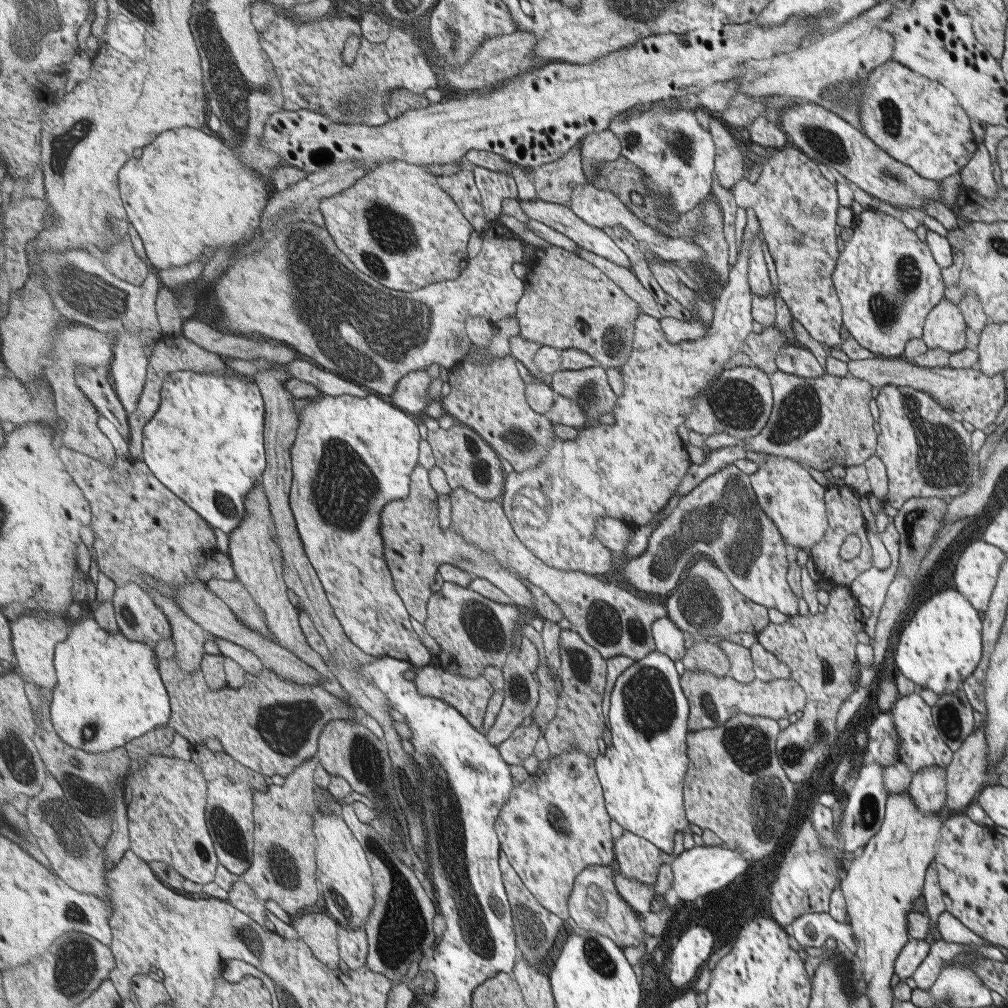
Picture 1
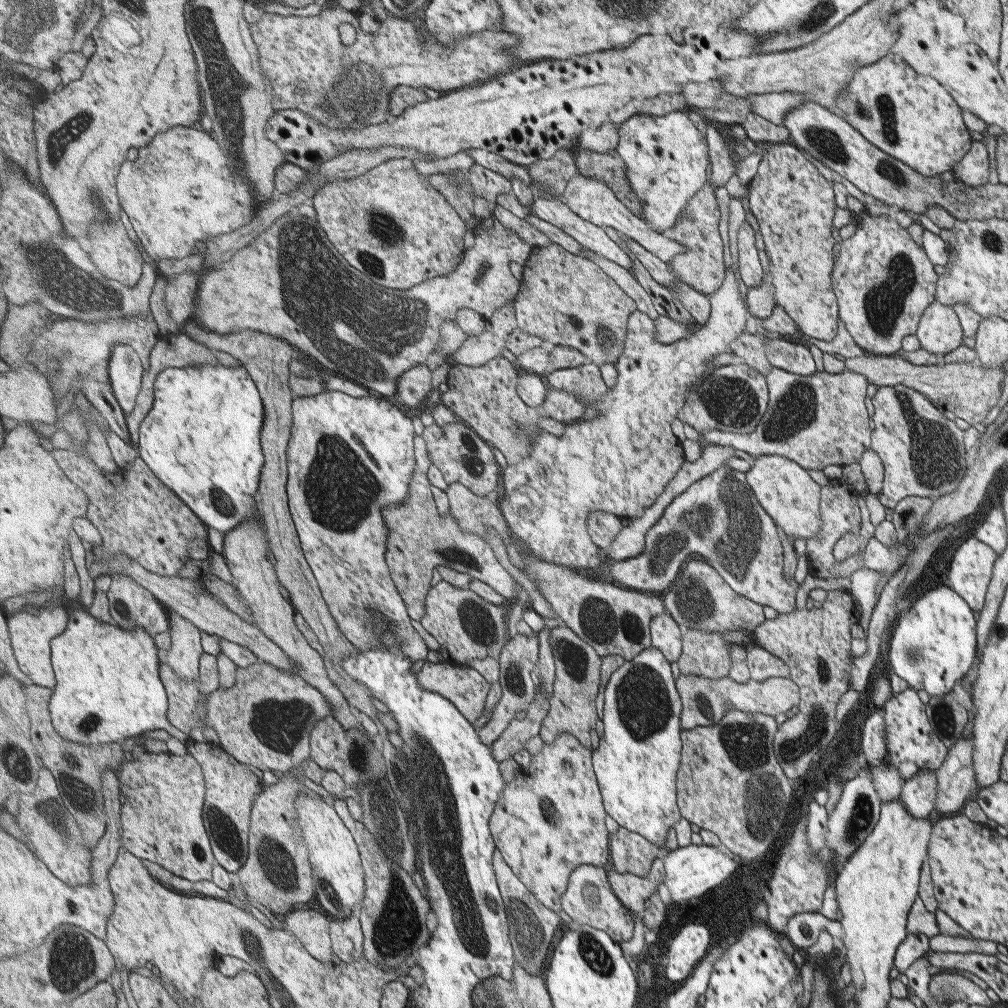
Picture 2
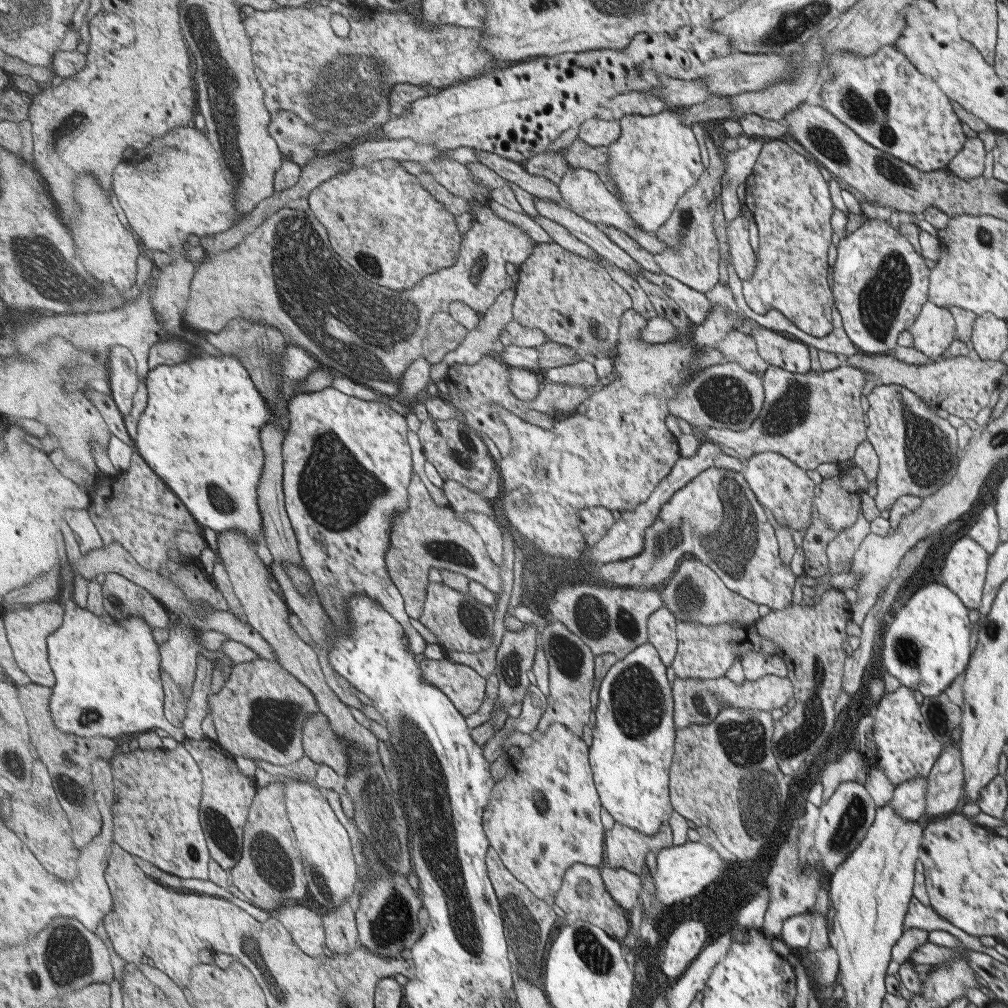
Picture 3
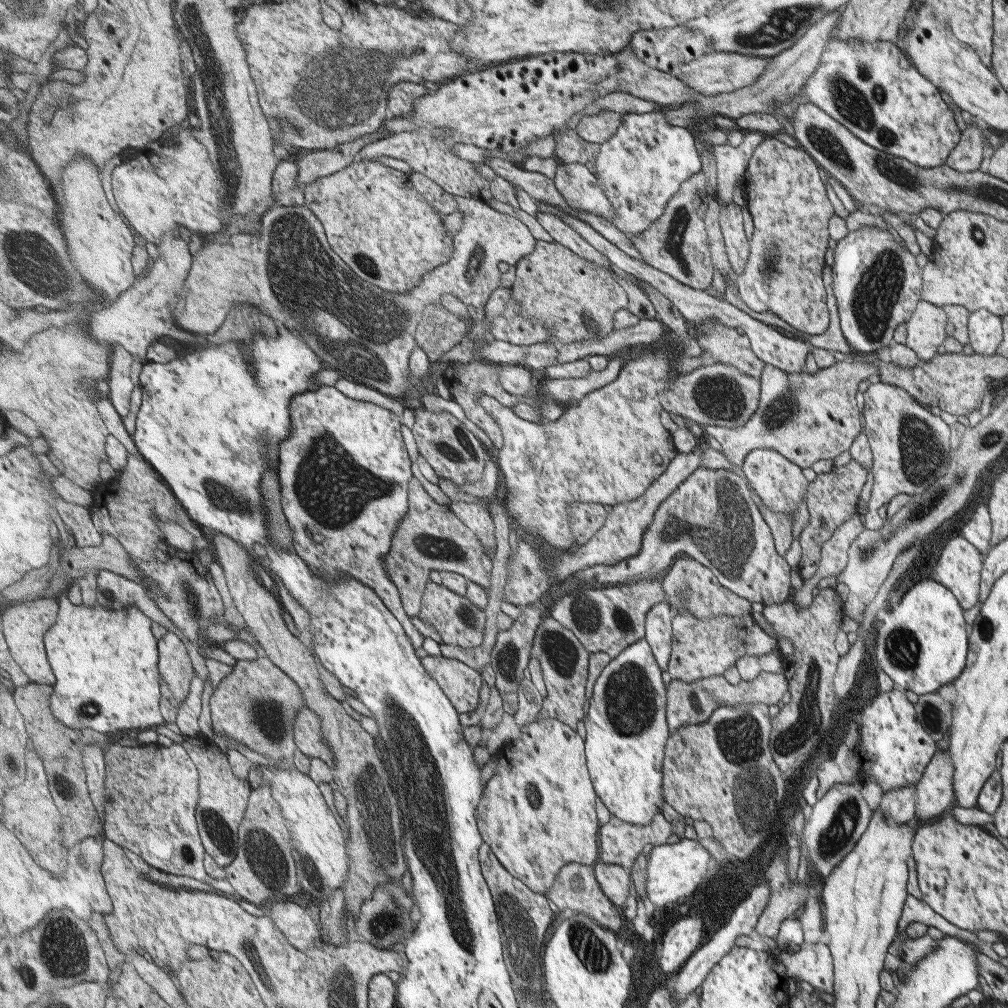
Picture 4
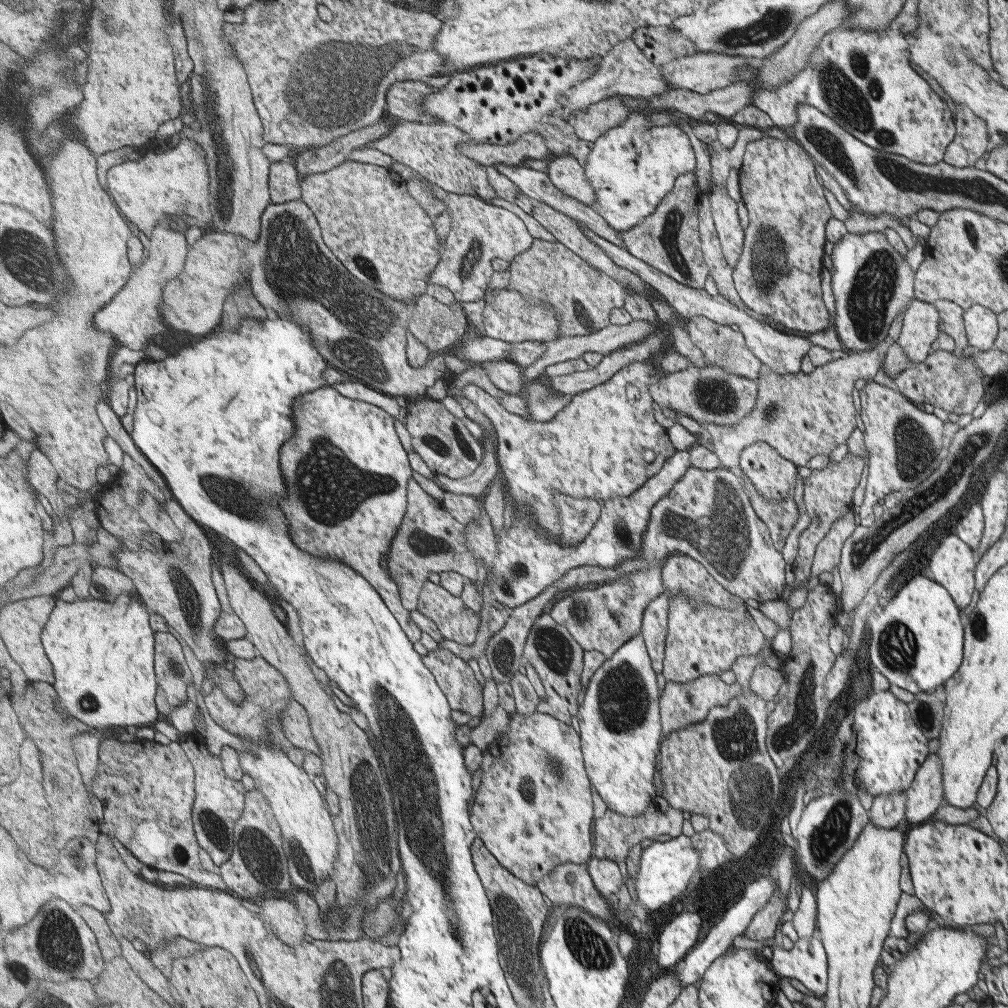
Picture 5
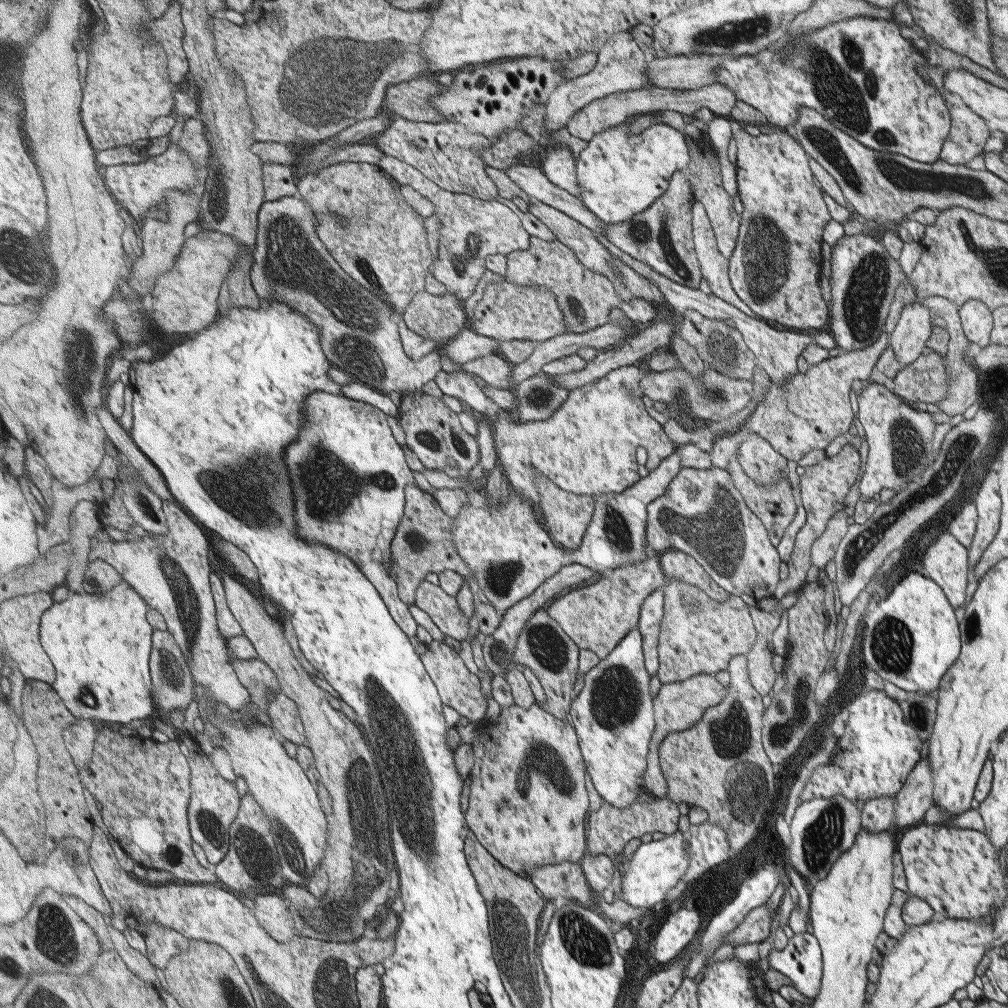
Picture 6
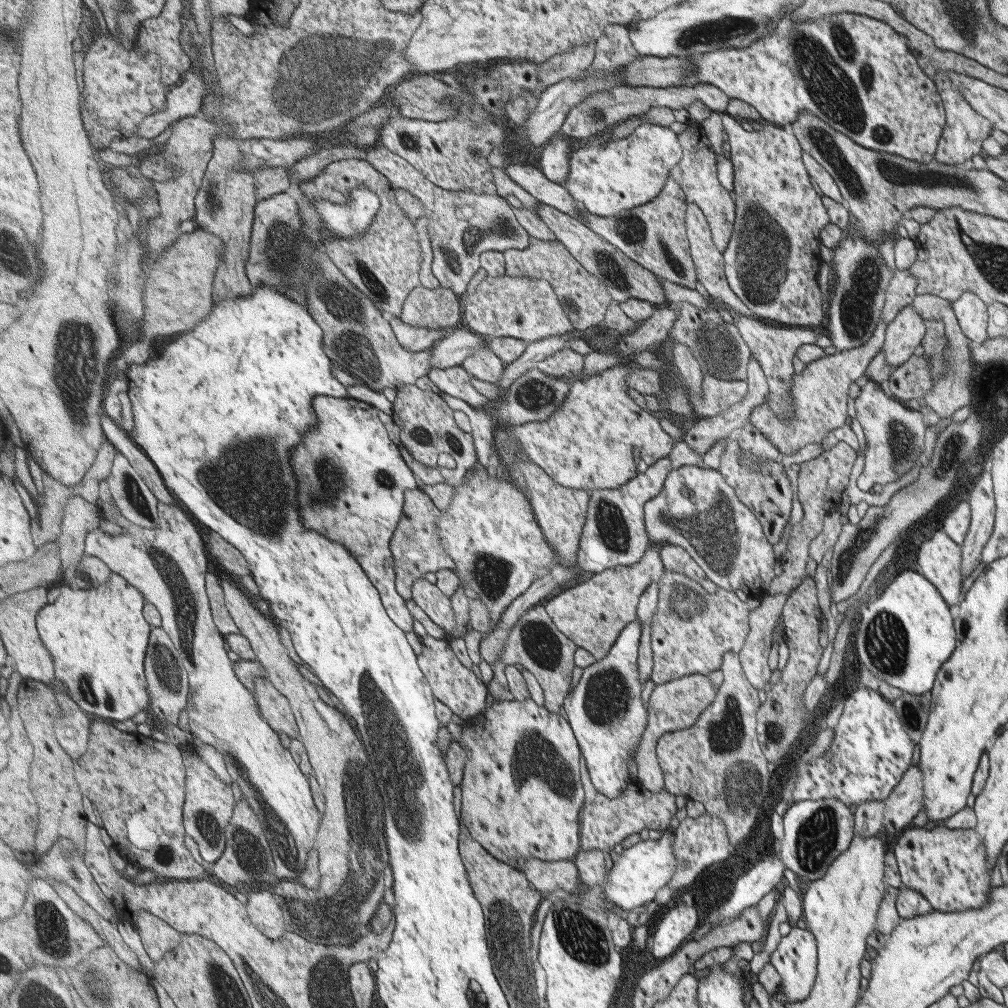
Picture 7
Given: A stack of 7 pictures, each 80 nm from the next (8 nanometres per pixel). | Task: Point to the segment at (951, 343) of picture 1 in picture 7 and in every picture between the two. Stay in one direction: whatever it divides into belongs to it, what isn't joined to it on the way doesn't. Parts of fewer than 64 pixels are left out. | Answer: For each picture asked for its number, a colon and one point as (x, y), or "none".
2: (939, 332)
3: (933, 329)
4: (926, 329)
5: (919, 328)
6: (908, 340)
7: (903, 334)

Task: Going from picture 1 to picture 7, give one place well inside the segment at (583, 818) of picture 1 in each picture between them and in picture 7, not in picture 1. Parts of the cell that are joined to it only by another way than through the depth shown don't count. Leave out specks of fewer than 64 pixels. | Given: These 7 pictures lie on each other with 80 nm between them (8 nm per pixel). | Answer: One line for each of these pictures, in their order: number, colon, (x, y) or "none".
2: (550, 819)
3: (544, 815)
4: (538, 813)
5: (533, 808)
6: (528, 804)
7: (528, 756)

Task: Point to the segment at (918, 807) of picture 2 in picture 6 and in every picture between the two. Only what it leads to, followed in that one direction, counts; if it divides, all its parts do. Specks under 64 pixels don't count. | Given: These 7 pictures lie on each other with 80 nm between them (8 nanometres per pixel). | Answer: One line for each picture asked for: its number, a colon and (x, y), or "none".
3: (908, 799)
4: (898, 805)
5: (886, 810)
6: (876, 814)

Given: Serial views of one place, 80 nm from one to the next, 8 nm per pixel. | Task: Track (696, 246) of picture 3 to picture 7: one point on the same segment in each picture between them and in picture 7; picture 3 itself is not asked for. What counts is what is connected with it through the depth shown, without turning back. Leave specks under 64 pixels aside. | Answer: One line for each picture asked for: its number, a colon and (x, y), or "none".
4: (676, 244)
5: (668, 240)
6: (660, 237)
7: (654, 234)

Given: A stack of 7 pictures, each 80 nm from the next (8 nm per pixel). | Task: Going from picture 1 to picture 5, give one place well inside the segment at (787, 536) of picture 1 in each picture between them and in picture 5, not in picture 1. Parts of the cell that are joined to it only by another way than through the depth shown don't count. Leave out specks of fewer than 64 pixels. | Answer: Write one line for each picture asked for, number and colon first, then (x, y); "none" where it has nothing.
2: (783, 488)
3: (784, 489)
4: (779, 484)
5: (773, 476)

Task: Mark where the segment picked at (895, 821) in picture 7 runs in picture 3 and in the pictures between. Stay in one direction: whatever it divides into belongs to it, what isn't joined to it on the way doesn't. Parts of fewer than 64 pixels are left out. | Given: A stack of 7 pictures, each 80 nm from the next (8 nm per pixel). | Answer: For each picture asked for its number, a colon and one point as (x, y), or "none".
3: (944, 792)
4: (934, 791)
5: (924, 795)
6: (912, 800)

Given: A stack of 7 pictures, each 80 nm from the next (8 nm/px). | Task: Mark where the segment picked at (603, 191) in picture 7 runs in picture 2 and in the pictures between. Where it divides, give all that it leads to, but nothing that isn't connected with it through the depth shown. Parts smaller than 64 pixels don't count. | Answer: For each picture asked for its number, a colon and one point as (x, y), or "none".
2: (667, 158)
3: (656, 160)
4: (640, 168)
5: (633, 167)
6: (621, 174)

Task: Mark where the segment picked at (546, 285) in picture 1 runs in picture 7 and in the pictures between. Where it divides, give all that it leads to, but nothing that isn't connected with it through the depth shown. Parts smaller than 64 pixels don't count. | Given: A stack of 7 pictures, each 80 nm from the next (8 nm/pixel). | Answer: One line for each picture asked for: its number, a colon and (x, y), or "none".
2: (566, 299)
3: (574, 299)
4: (576, 299)
5: (549, 272)
6: (587, 298)
7: (586, 297)

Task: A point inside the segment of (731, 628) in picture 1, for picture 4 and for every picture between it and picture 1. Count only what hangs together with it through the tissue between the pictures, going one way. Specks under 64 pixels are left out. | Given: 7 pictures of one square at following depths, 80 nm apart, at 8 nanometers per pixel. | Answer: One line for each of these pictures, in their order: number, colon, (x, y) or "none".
2: (700, 599)
3: (694, 594)
4: (688, 586)

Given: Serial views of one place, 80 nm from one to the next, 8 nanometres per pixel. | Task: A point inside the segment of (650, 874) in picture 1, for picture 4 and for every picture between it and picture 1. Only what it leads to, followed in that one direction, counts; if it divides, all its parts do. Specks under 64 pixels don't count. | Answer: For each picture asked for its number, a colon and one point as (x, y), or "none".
2: (630, 852)
3: (626, 847)
4: (621, 842)

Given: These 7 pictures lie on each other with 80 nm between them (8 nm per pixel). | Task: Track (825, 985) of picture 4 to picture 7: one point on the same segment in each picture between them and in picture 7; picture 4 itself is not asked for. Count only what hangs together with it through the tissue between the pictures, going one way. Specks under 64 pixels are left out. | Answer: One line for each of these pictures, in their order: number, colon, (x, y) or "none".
5: (806, 961)
6: (800, 960)
7: (794, 959)

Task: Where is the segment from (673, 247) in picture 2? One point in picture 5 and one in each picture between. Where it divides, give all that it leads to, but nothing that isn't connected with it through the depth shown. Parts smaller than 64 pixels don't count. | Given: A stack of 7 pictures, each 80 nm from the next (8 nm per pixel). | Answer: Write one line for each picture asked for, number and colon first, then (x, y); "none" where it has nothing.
3: (585, 192)
4: (578, 184)
5: (566, 172)

